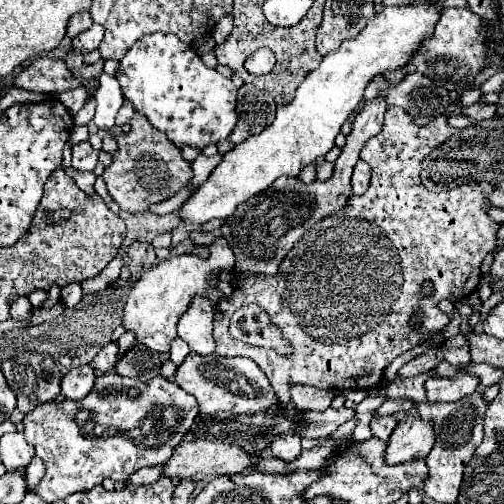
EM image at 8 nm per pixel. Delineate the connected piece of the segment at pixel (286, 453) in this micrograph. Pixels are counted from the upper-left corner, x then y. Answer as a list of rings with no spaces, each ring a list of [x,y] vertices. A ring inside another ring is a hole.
[[[290,431],[290,433],[284,433],[284,435],[278,435],[272,443],[270,443],[270,449],[272,449],[272,455],[278,457],[278,459],[284,459],[284,461],[292,461],[300,455],[302,447],[300,447],[300,435]]]

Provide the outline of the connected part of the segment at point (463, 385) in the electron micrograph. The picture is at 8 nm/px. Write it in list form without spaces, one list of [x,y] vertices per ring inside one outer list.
[[[460,373],[454,377],[438,377],[426,381],[428,403],[450,403],[458,401],[480,387],[480,379],[472,373]]]

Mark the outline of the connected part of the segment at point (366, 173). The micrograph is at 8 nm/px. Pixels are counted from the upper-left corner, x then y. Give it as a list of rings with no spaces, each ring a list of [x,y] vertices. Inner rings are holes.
[[[358,161],[352,173],[352,191],[354,195],[362,195],[370,183],[370,167],[364,161]]]

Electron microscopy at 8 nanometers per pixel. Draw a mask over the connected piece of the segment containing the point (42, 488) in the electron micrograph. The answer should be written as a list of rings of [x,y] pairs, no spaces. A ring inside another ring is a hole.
[[[104,373],[96,377],[92,391],[82,401],[50,401],[38,405],[24,417],[24,435],[30,445],[34,445],[36,455],[44,461],[46,475],[38,487],[32,491],[38,493],[46,503],[66,499],[76,491],[88,491],[100,485],[104,479],[126,481],[140,467],[154,467],[166,463],[174,449],[180,445],[184,435],[190,431],[190,425],[198,417],[200,409],[196,399],[186,393],[176,381],[156,375],[148,383],[122,377],[118,373]]]

